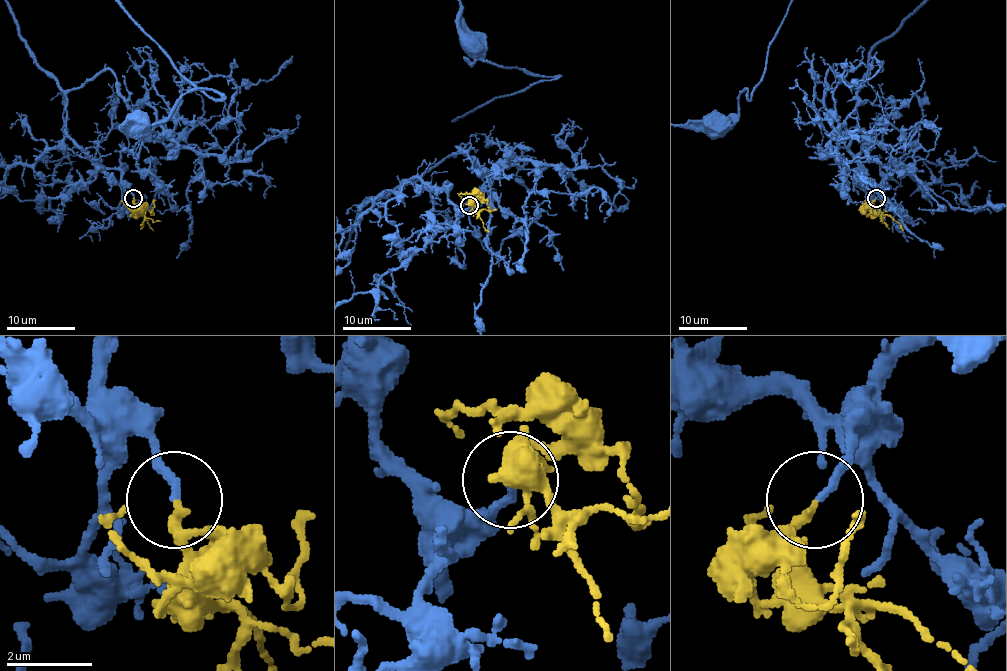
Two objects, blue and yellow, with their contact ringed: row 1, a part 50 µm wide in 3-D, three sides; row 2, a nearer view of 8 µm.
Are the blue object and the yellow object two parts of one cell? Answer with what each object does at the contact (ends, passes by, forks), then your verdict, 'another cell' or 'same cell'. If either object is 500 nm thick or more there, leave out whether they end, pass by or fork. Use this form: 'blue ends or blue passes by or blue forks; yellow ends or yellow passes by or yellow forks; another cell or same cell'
blue ends; yellow ends; same cell

